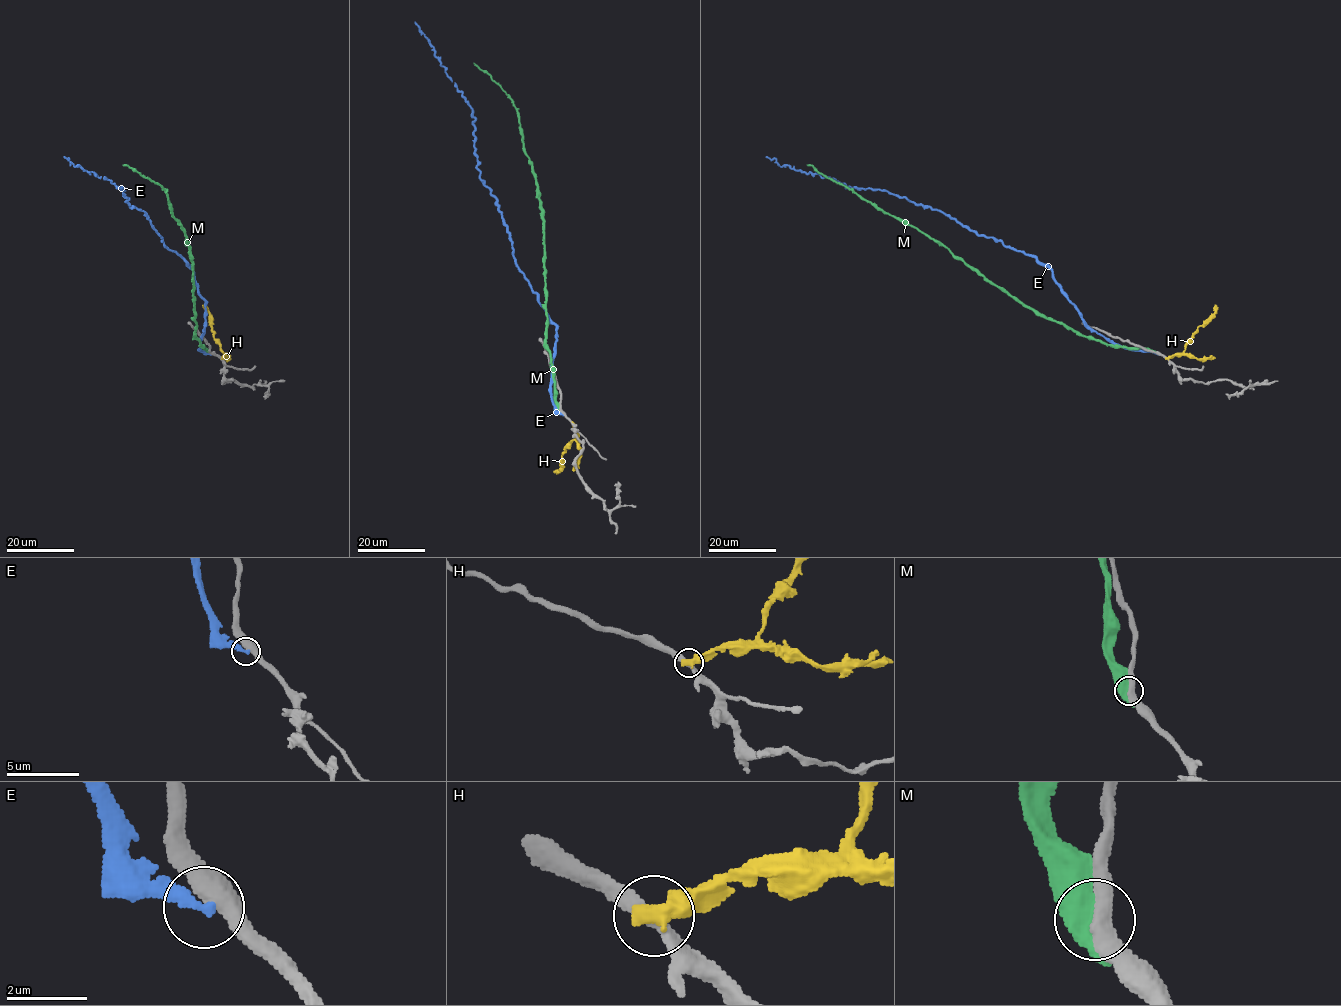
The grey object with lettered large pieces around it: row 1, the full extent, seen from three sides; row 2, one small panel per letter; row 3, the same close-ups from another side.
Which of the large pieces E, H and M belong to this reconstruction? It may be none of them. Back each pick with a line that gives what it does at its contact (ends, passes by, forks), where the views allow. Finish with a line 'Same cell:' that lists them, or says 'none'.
Same cell: none

